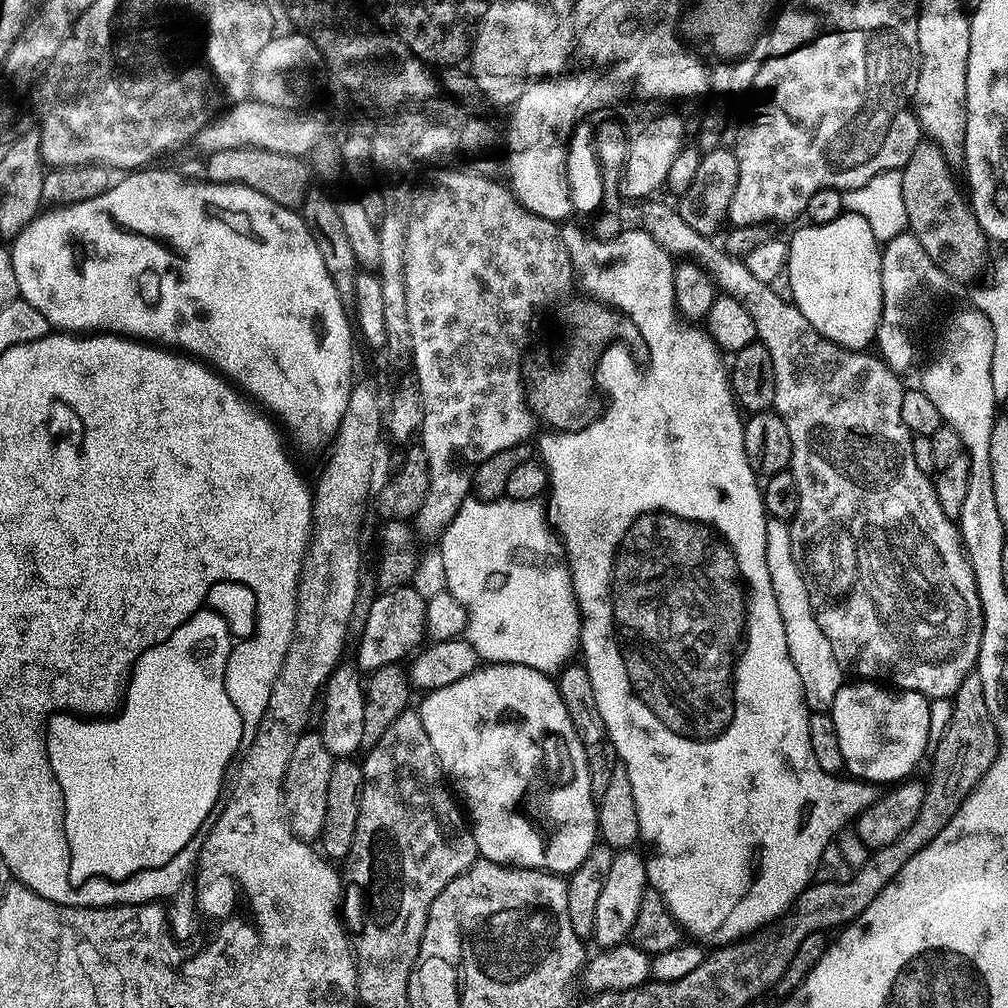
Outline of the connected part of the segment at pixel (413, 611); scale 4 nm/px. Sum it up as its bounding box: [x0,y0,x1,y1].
[355,586,425,674]

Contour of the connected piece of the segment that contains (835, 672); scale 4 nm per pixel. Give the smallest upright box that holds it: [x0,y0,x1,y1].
[766,519,846,713]

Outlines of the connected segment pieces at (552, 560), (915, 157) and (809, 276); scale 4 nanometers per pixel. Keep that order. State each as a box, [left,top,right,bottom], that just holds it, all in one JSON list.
[[438,498,580,674],[902,138,990,281],[786,212,882,350]]

